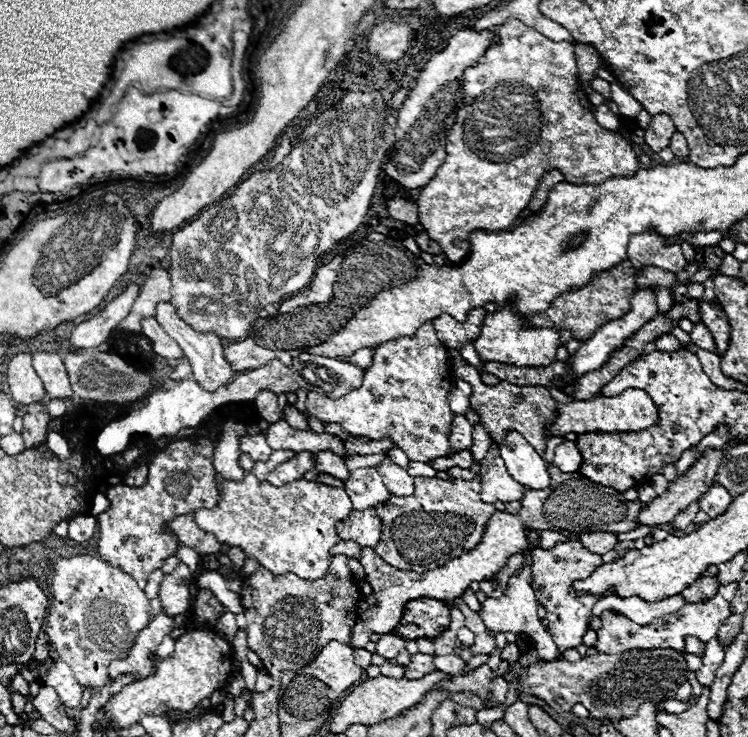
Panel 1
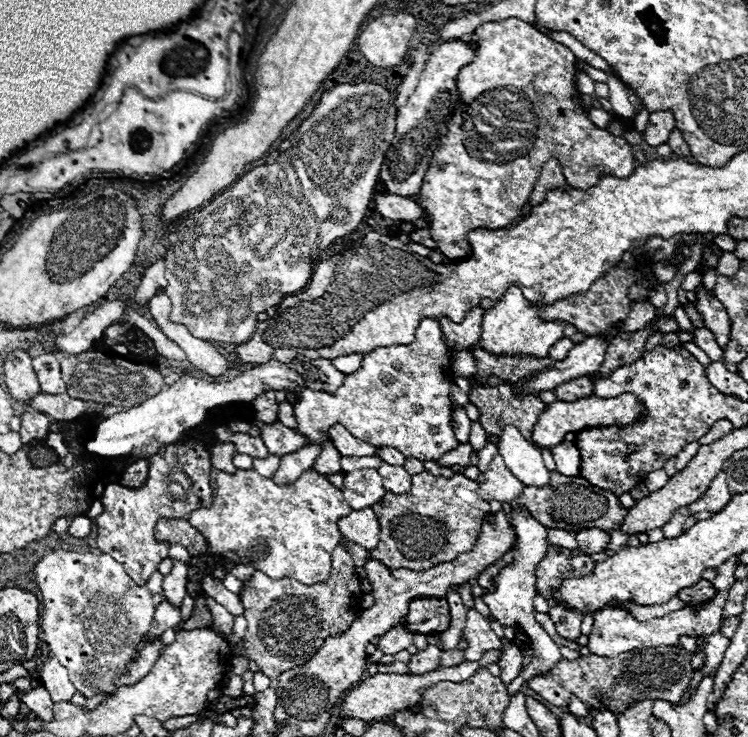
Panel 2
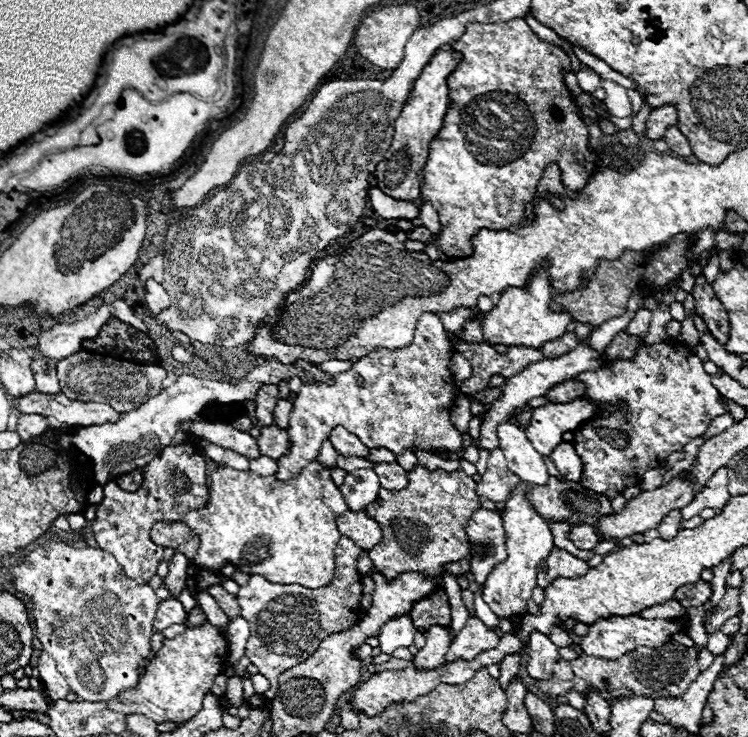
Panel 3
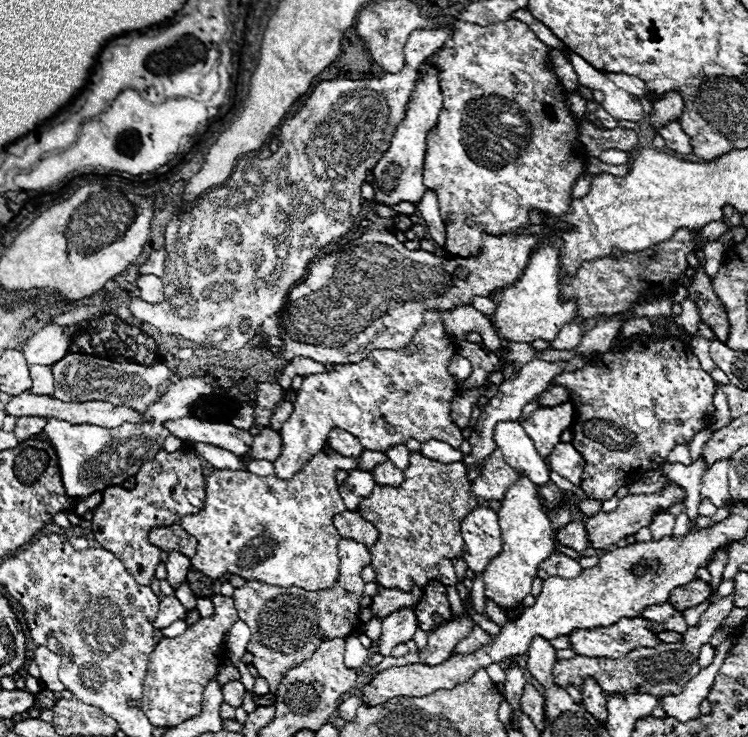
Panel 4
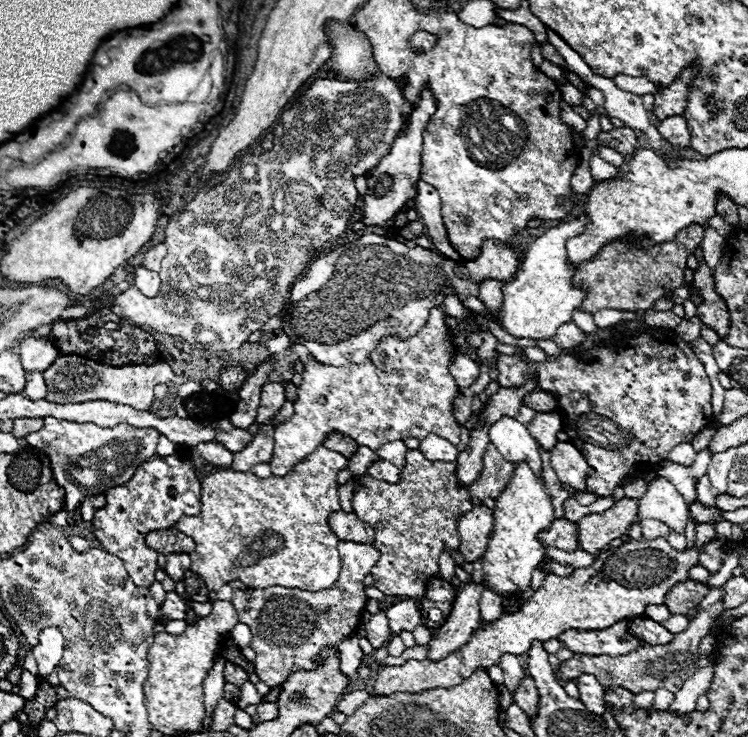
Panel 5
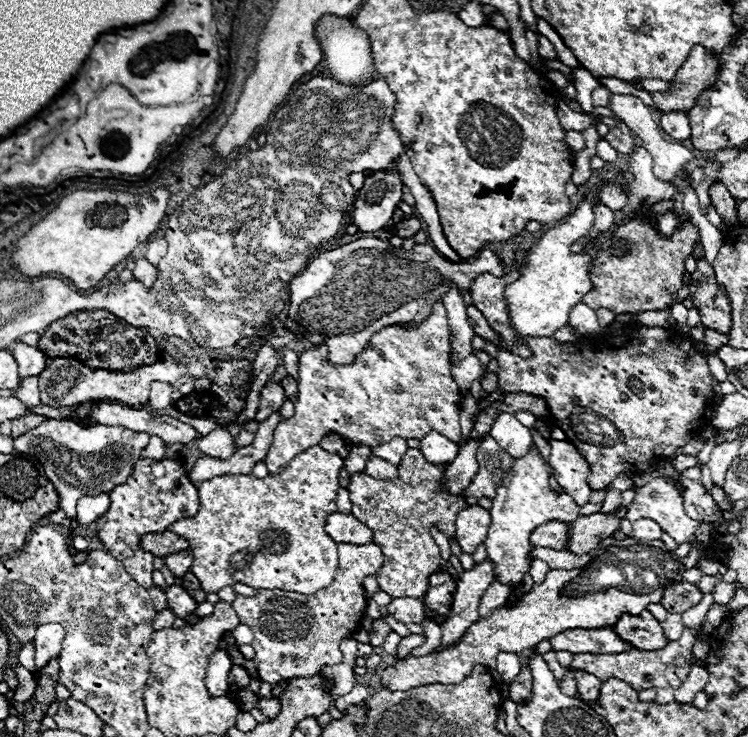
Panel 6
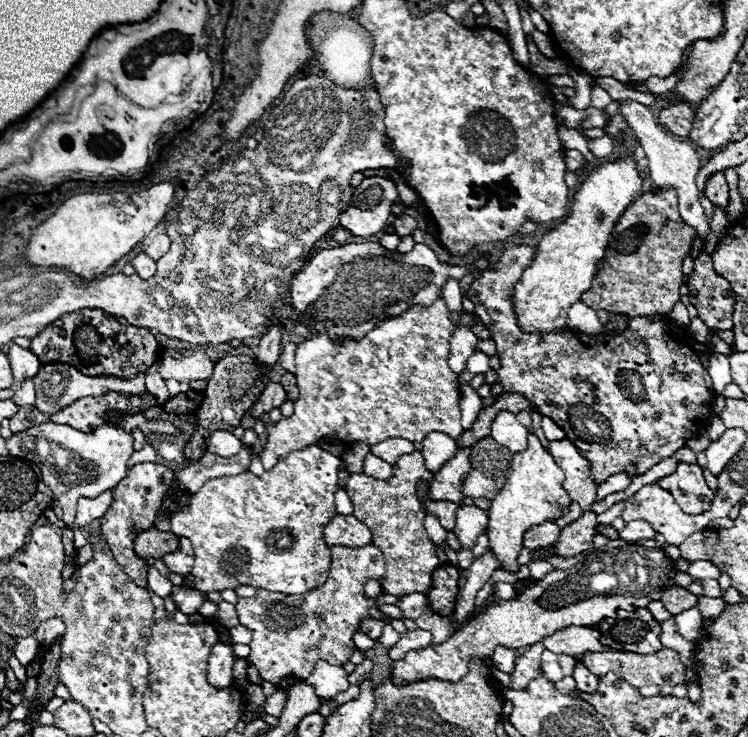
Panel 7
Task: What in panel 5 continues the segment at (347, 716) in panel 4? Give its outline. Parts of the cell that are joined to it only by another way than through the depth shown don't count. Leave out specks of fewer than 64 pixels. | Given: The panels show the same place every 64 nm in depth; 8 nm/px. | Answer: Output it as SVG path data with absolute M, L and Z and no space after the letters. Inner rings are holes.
M354 690L354 692L350 692L350 694L344 694L342 698L340 698L340 702L336 704L336 710L338 712L342 712L342 714L346 714L346 716L350 716L350 714L354 714L354 710L358 708L358 706L362 706L362 702L366 702L368 700L368 692L366 690Z

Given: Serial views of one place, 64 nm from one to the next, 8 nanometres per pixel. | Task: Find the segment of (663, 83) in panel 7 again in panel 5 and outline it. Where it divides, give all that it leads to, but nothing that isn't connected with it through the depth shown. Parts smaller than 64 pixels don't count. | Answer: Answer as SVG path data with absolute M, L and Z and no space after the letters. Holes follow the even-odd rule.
M618 74L614 78L614 84L626 92L632 92L632 94L654 94L658 92L658 86L654 86L650 80L646 78L634 78L634 76L626 76L626 74Z

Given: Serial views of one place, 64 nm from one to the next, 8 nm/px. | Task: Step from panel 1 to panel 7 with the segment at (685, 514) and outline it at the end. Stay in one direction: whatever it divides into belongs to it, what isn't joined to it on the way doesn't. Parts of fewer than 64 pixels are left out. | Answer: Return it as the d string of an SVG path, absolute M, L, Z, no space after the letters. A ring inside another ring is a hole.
M632 520L626 524L624 530L620 530L620 538L622 540L650 540L654 538L658 532L644 520Z

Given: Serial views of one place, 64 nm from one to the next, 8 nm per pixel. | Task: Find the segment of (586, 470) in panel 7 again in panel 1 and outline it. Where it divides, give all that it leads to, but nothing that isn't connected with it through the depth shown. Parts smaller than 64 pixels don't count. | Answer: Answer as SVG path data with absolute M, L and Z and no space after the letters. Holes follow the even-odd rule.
M566 440L562 442L558 448L556 448L556 454L554 454L554 464L570 474L570 472L578 472L580 470L580 464L582 464L582 456L580 456L580 450L574 442Z

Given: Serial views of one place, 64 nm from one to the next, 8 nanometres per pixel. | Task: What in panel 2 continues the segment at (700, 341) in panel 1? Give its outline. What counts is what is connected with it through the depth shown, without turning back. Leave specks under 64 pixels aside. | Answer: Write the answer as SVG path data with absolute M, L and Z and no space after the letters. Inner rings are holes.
M708 328L694 330L694 344L698 348L702 348L708 354L708 358L712 358L712 360L722 360L722 356L724 356L724 350L718 346L718 342L714 340L714 336Z

